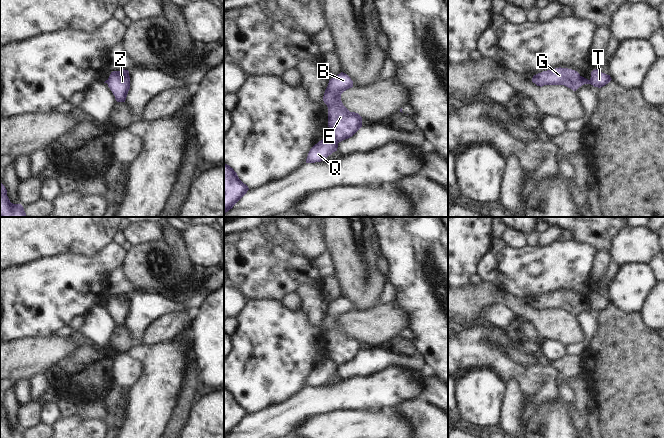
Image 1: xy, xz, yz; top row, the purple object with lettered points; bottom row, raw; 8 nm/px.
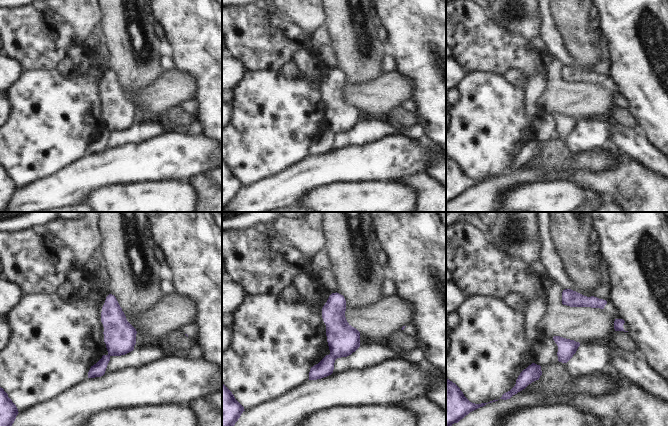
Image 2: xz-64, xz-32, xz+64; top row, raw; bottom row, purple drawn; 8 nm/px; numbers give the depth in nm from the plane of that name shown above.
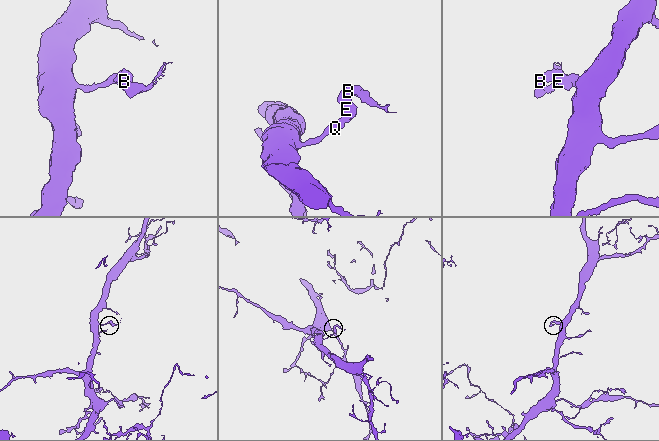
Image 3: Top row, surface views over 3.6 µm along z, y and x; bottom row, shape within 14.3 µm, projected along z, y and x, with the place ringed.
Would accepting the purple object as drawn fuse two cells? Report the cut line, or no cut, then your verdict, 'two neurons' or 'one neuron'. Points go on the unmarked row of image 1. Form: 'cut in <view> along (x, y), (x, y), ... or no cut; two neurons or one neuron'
cut in xz along (330, 358), (338, 366); two neurons

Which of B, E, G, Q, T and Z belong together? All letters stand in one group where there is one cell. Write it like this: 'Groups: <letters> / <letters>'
Groups: B E G Z / Q T

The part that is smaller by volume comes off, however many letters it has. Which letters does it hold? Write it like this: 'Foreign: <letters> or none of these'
Foreign: B, E, G, Z

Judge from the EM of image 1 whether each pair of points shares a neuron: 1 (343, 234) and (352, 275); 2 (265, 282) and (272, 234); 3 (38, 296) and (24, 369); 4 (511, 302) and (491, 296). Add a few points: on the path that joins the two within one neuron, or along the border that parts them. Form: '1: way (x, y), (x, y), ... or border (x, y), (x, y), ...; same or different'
1: way (350, 244), (352, 247), (352, 265); same
2: border (266, 235), (271, 241), (276, 242); different
3: border (53, 334), (19, 338), (10, 342); different
4: border (505, 293), (502, 301); different

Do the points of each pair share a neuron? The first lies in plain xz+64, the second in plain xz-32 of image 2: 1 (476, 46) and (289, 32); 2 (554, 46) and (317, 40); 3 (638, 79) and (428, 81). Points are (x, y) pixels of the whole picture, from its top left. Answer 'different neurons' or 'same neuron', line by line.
1: same neuron
2: same neuron
3: same neuron

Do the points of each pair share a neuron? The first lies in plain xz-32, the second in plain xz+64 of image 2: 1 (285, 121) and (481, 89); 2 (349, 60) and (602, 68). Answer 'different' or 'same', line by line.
1: same
2: different

